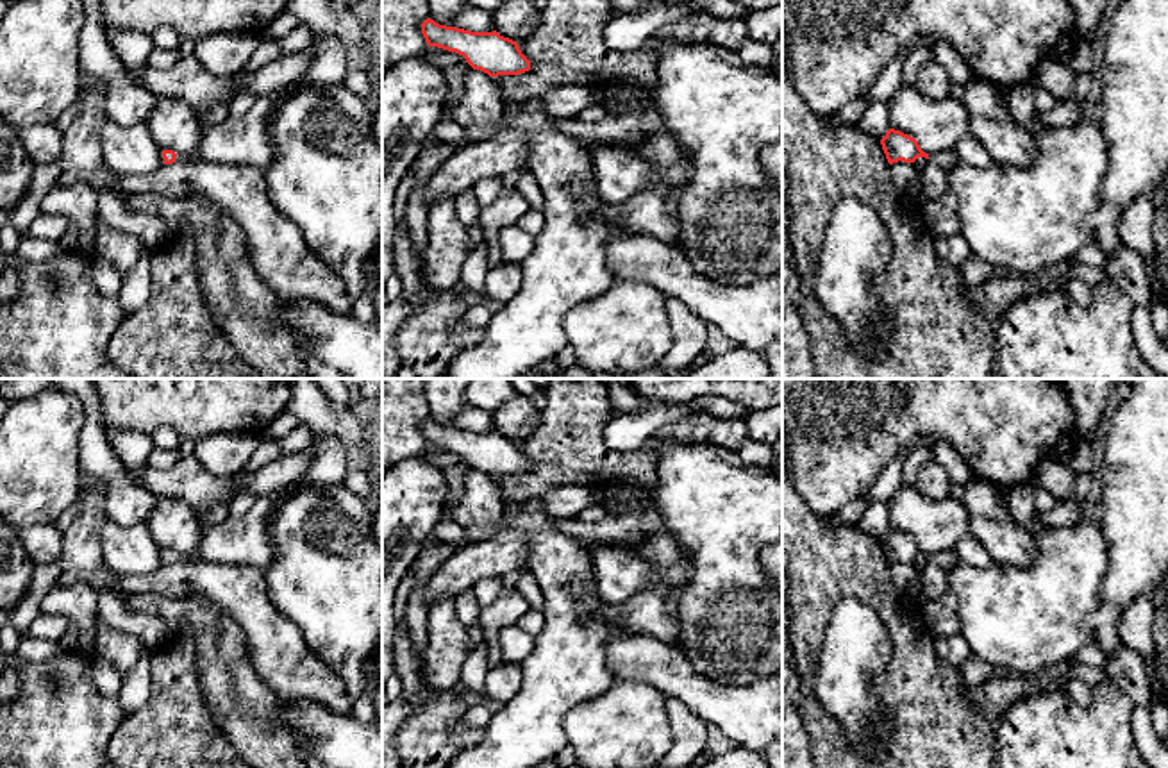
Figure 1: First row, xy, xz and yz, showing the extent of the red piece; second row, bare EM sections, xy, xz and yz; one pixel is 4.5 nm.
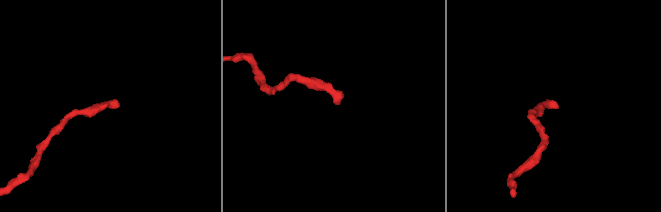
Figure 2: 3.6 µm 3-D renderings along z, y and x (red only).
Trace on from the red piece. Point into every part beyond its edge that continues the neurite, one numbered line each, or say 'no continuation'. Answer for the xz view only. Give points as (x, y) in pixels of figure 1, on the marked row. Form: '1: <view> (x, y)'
no continuation

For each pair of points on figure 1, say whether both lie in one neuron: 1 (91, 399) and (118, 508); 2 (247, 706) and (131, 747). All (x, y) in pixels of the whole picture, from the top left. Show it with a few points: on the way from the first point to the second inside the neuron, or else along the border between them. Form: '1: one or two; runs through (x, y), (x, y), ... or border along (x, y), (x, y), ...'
1: one; runs through (93, 425), (97, 458), (116, 481)
2: two; border along (199, 679), (211, 717), (236, 749)

